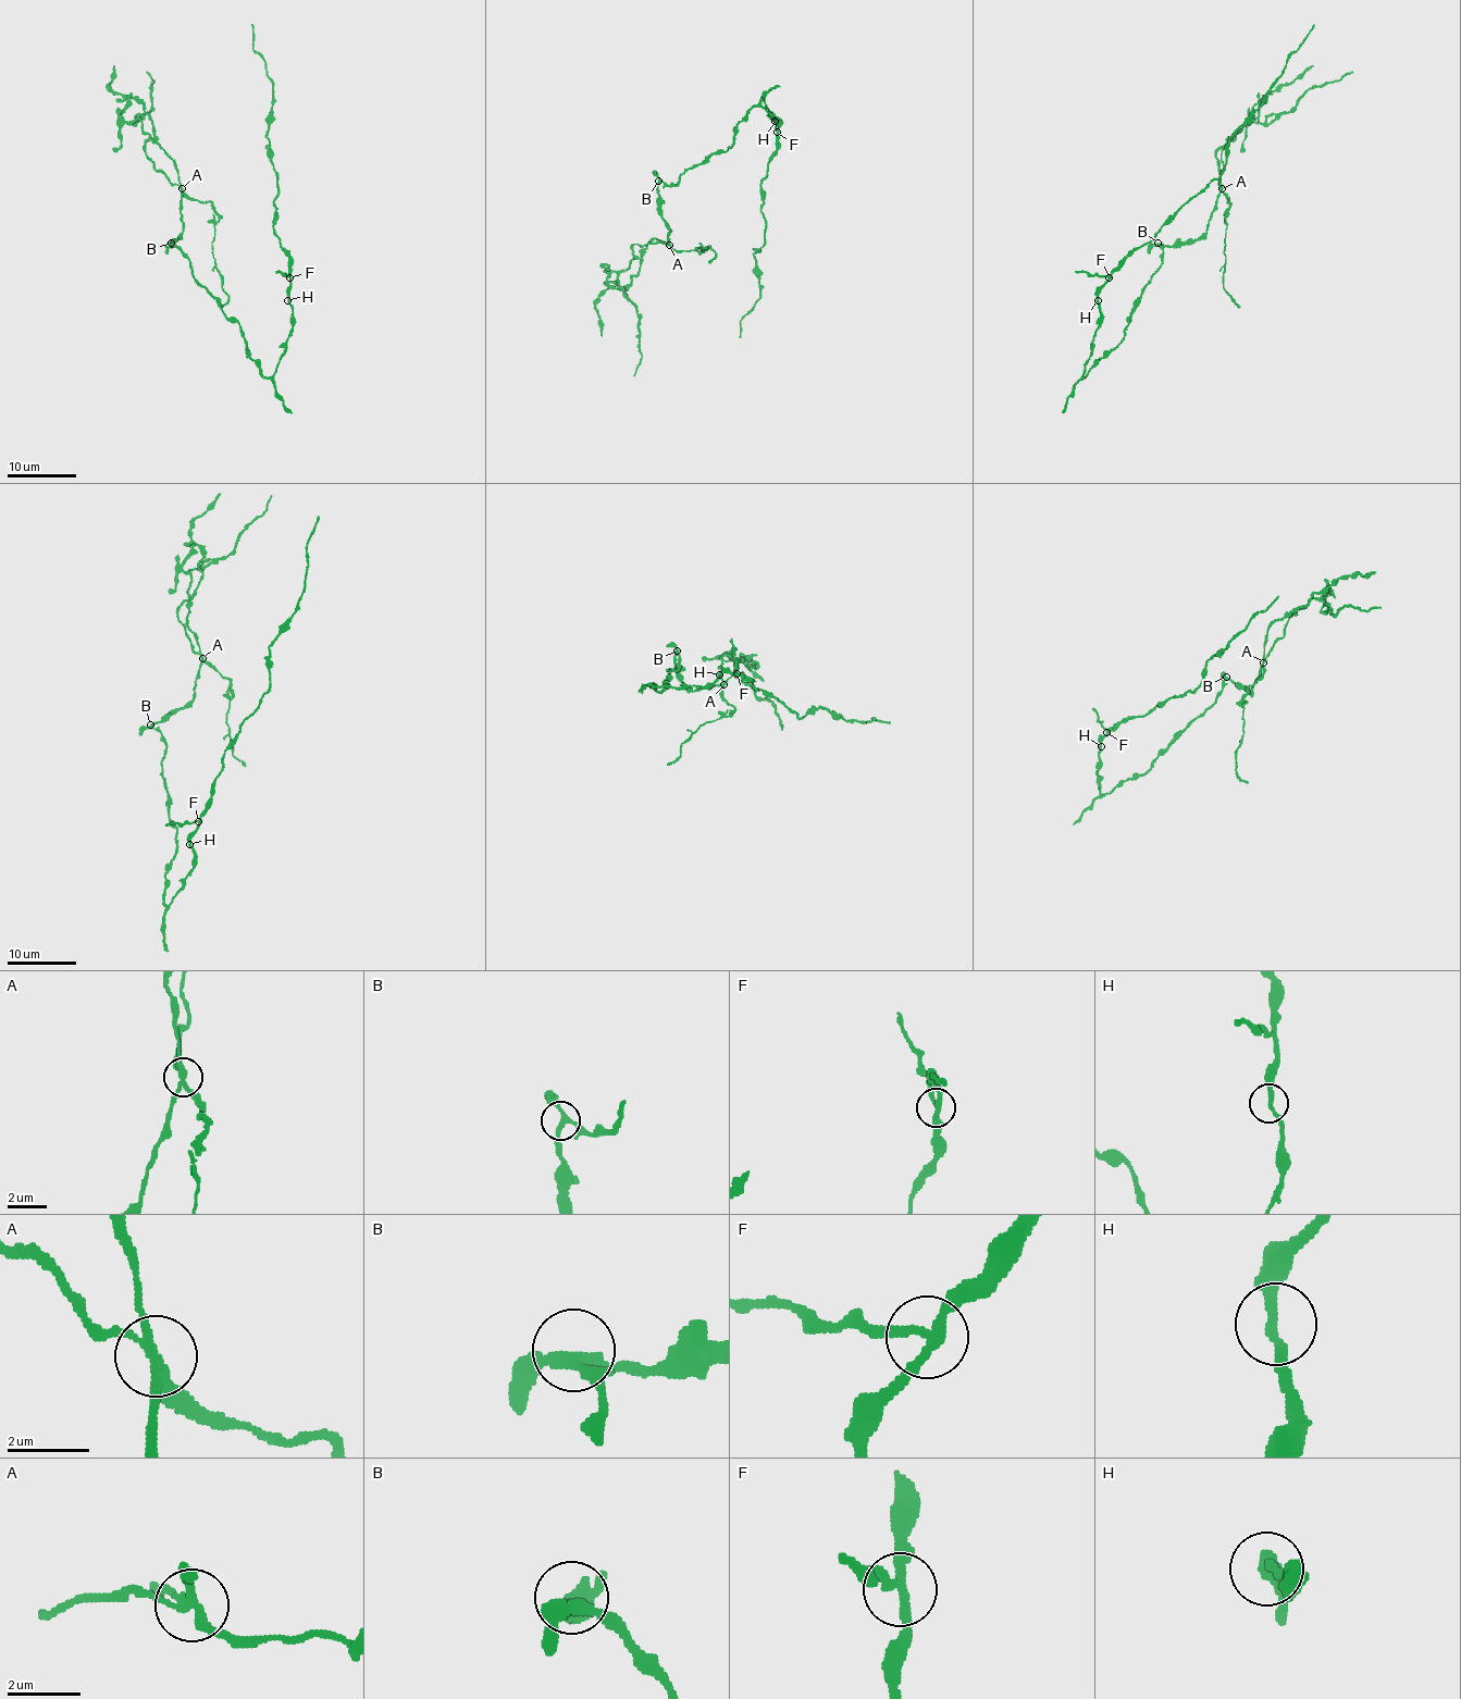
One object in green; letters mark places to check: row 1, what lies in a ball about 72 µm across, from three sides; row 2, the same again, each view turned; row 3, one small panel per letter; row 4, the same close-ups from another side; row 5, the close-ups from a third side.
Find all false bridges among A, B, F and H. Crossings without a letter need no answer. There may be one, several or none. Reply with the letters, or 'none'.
A, F

